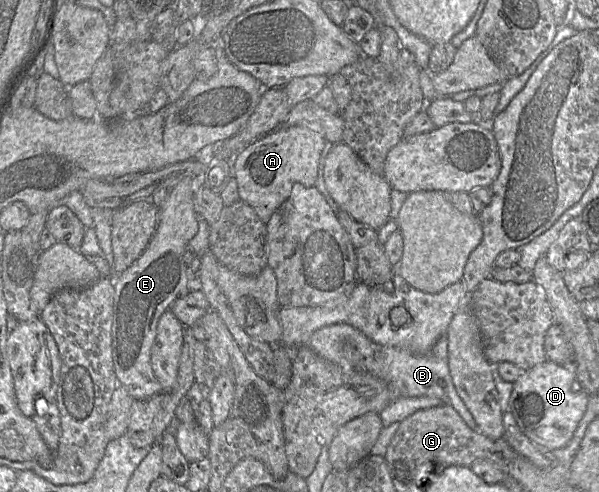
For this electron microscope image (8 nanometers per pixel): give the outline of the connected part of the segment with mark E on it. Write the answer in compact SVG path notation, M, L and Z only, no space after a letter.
M186 177L169 191L169 196L159 210L159 220L147 248L141 256L124 272L111 276L114 294L112 322L112 359L118 386L124 386L134 400L147 400L163 389L154 375L151 365L151 347L156 337L160 317L179 298L189 293L189 278L183 256L188 243L198 232L198 214L194 206L195 181Z

